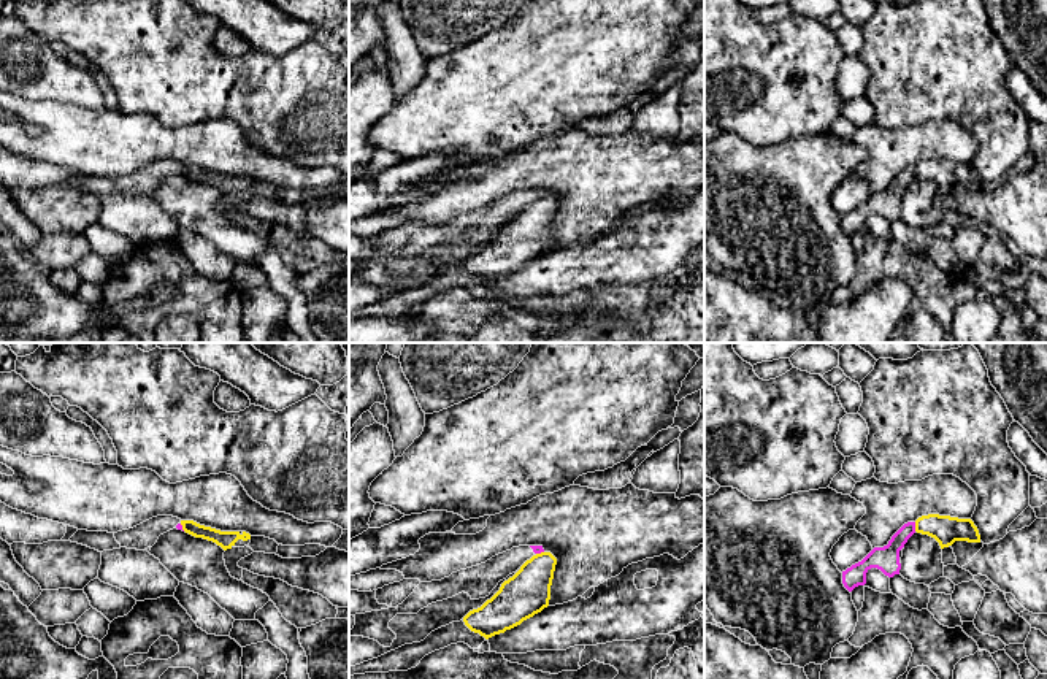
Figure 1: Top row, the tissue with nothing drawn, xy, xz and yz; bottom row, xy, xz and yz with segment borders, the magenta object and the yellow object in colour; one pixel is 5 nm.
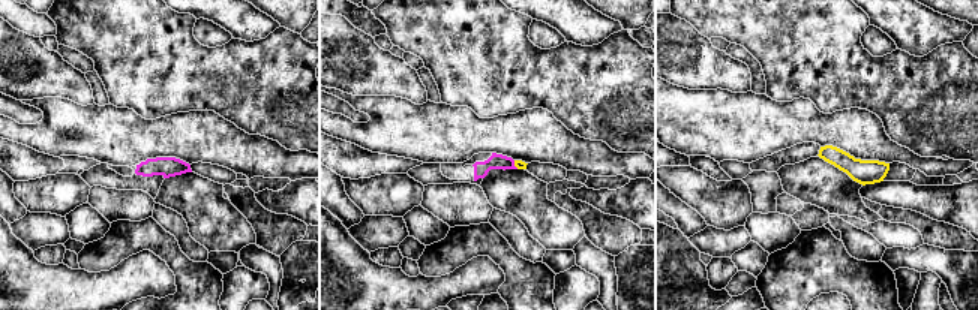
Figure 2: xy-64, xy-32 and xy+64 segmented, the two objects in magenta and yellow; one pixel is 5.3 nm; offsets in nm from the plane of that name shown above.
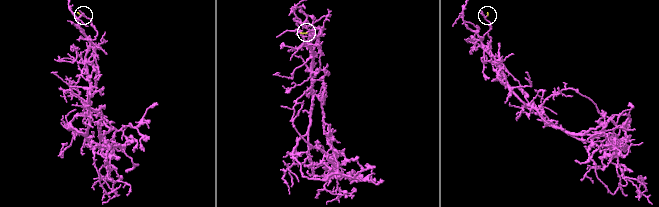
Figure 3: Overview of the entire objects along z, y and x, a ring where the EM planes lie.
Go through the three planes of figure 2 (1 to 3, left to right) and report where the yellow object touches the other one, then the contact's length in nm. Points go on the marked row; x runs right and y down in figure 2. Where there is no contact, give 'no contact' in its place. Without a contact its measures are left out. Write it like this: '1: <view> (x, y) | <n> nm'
1: no contact
2: xy-32 (513, 165) | 50 nm
3: no contact

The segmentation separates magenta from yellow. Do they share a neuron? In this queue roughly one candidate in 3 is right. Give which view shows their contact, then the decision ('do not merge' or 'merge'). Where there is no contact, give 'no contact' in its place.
yz | do not merge

